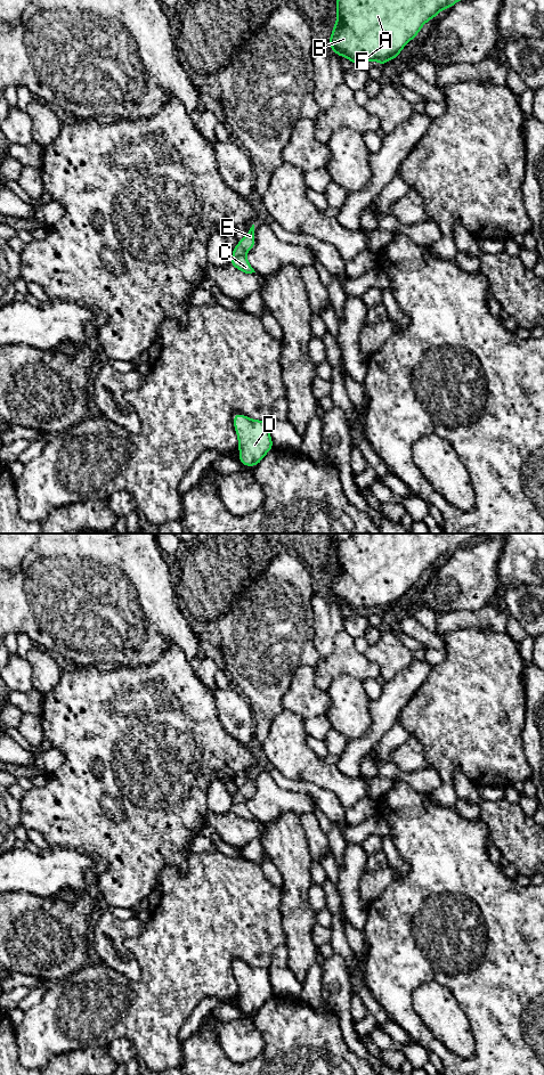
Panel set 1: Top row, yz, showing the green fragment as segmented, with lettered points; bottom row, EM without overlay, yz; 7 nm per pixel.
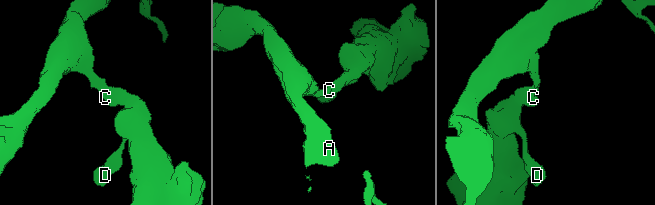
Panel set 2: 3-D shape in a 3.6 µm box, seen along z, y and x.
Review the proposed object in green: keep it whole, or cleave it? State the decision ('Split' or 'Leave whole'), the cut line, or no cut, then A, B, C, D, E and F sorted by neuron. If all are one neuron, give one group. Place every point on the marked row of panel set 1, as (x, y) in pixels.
Leave whole. No split. Groups: A B C D E F

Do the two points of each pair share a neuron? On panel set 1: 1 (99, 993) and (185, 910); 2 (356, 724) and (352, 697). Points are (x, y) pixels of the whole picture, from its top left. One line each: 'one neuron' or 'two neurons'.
1: one neuron
2: one neuron

